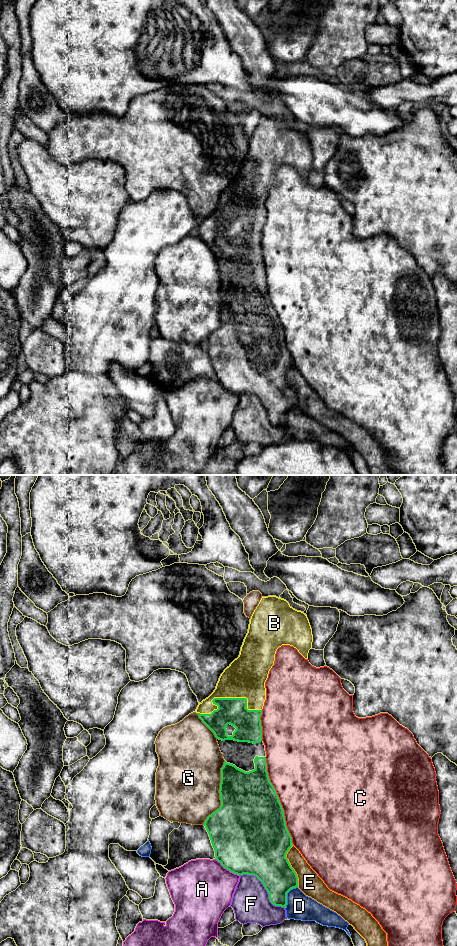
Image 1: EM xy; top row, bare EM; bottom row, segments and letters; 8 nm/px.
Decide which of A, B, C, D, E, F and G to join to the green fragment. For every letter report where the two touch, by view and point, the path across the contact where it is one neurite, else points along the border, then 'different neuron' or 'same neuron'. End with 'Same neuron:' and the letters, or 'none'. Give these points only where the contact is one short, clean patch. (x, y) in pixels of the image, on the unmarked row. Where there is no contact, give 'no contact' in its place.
A: contact xy (227, 389); different neuron
B: contact xy (226, 218); same neuron
C: contact xy (279, 321); different neuron
D: contact xy (286, 416); different neuron
E: contact xy (290, 385); different neuron
F: contact xy (265, 408); different neuron
G: contact xy (220, 314); different neuron
Same neuron: B

